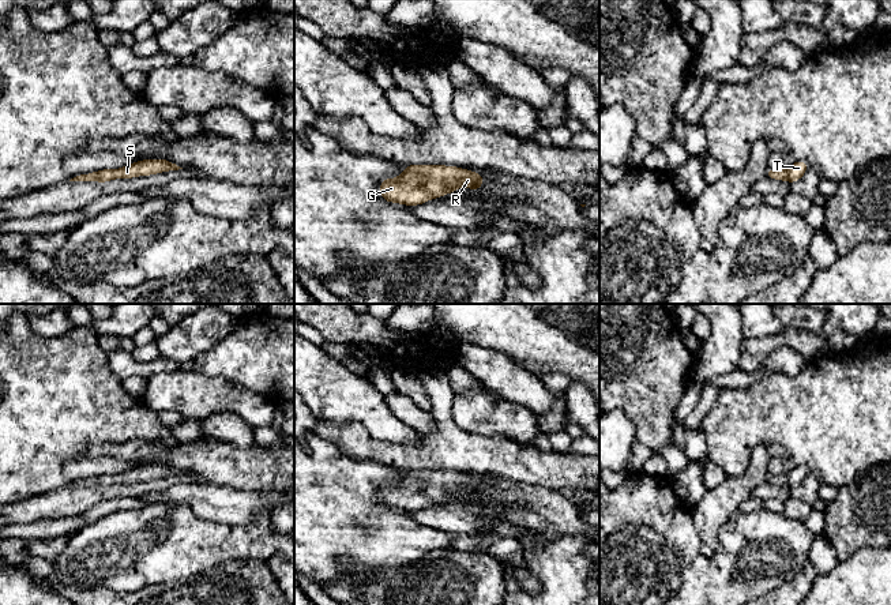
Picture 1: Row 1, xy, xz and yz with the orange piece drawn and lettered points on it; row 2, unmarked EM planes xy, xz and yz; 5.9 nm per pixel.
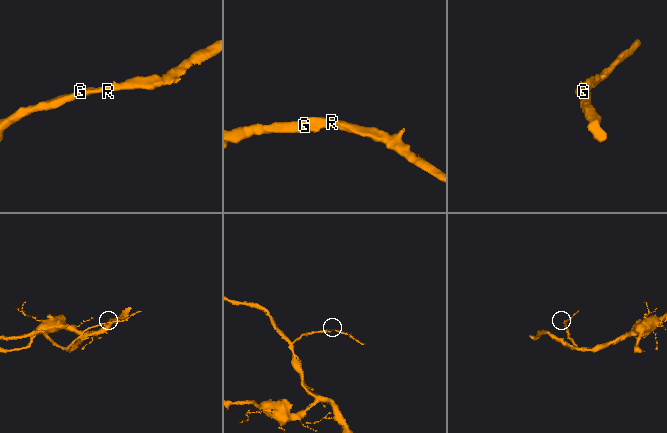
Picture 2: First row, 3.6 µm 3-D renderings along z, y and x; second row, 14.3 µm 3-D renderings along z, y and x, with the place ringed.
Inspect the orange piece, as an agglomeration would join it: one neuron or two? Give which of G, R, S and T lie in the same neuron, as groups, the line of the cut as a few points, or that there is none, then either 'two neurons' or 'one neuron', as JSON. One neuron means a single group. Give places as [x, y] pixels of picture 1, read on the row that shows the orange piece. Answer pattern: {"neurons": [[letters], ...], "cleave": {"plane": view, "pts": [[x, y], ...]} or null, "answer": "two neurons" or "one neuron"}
{"neurons": [["G", "R", "S", "T"]], "cleave": null, "answer": "one neuron"}

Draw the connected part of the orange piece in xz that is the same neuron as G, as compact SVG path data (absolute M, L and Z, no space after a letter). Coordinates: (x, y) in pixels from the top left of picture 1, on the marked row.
M409 165L398 179L384 179L379 187L384 202L402 203L406 206L418 206L433 198L441 198L444 193L454 193L459 187L467 187L473 191L482 191L480 184L486 179L473 170L444 165Z

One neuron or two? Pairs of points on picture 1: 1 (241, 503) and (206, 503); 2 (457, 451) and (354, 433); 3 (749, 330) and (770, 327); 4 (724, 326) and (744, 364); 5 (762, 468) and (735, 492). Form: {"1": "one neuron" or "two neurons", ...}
{"1": "one neuron", "2": "one neuron", "3": "one neuron", "4": "two neurons", "5": "one neuron"}

